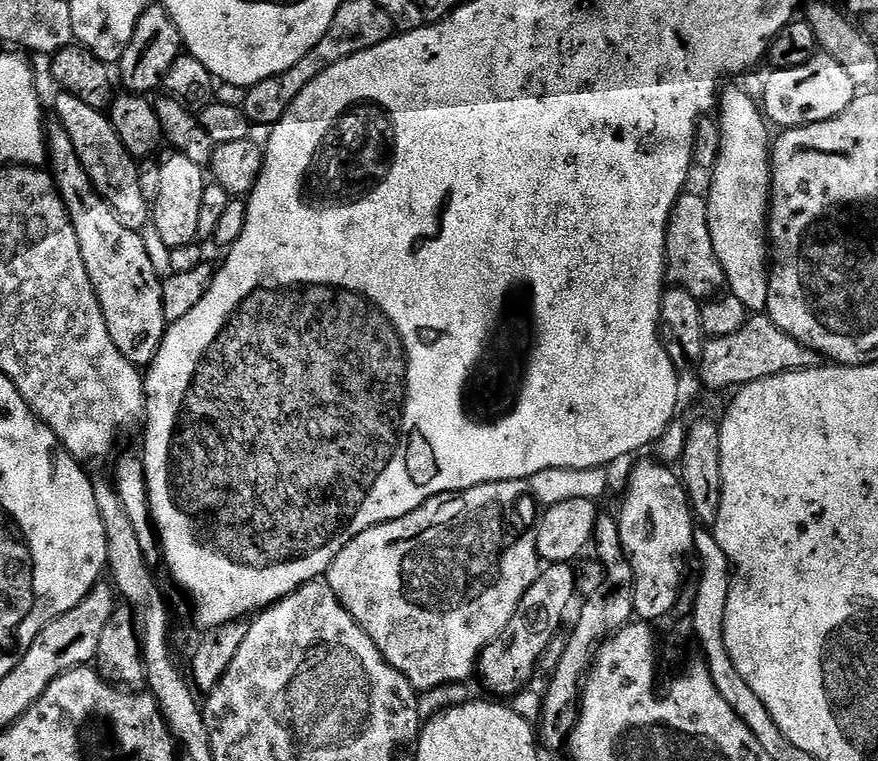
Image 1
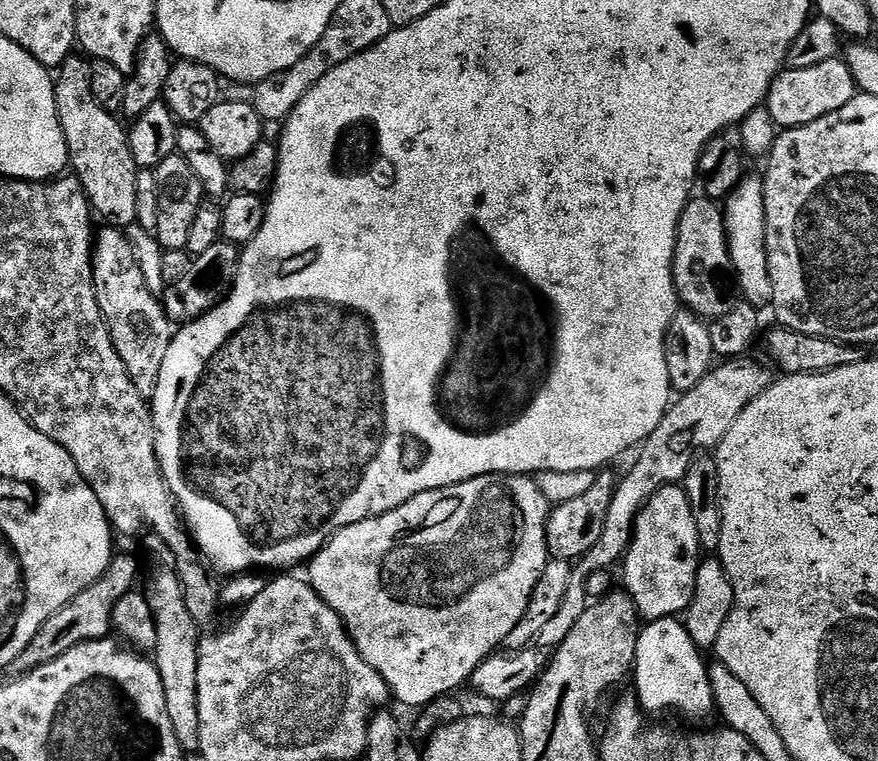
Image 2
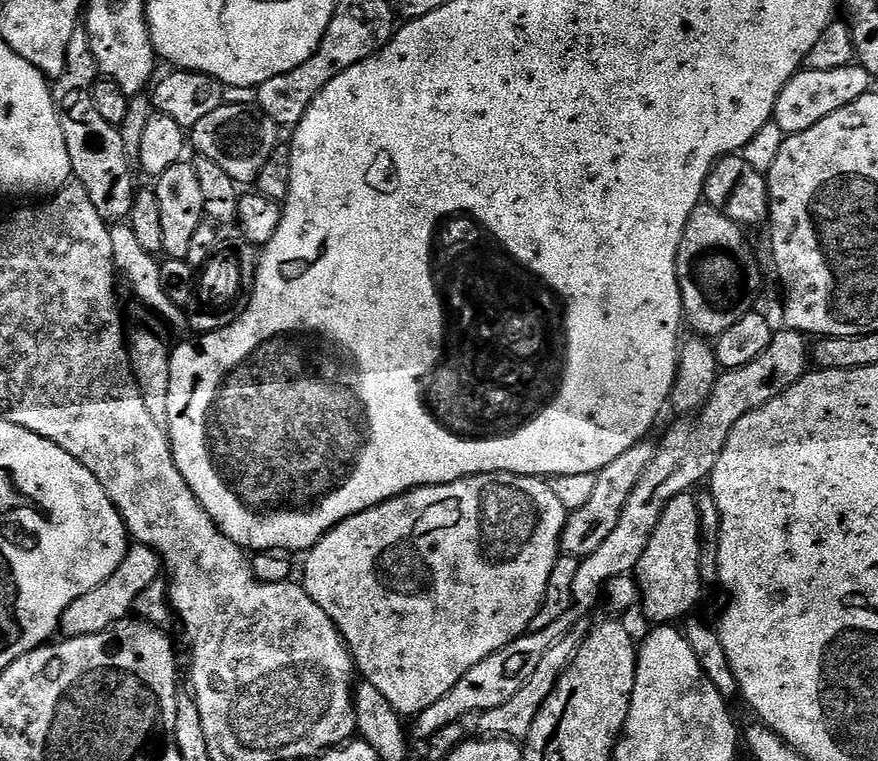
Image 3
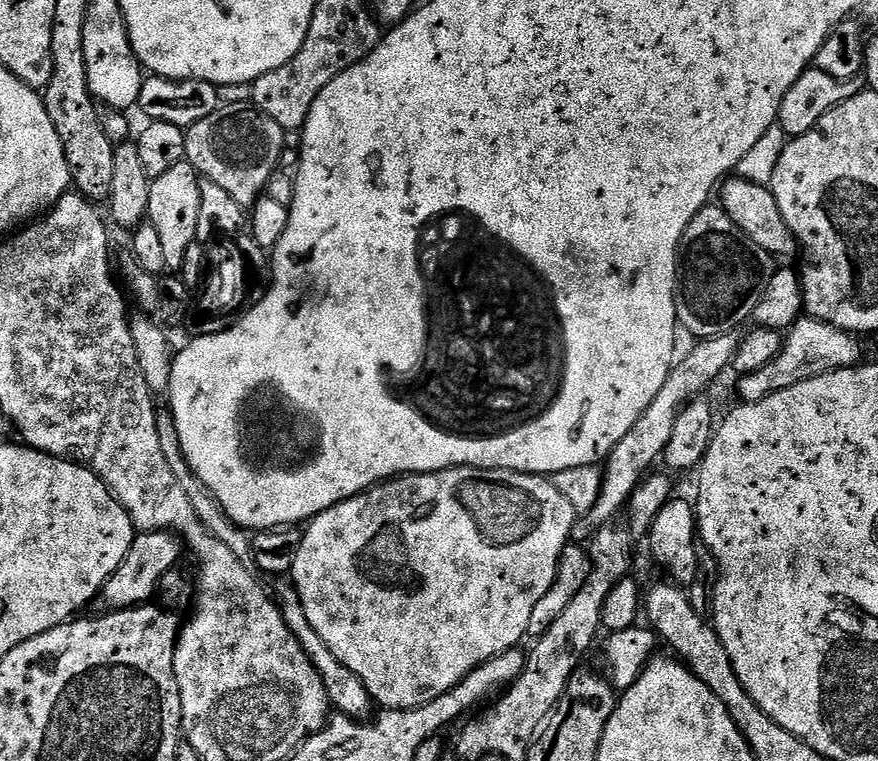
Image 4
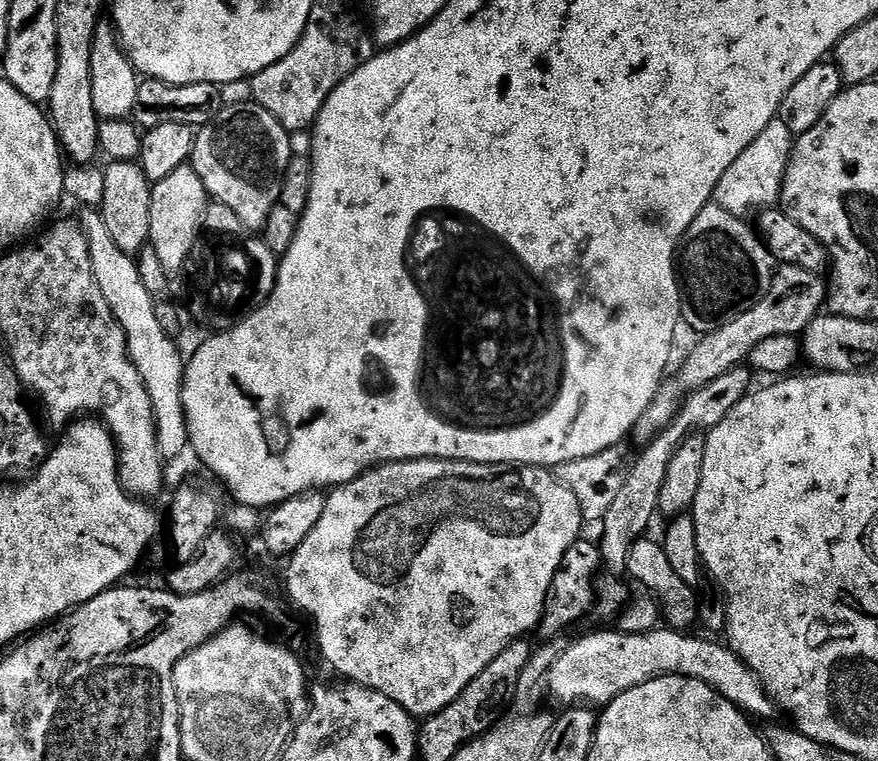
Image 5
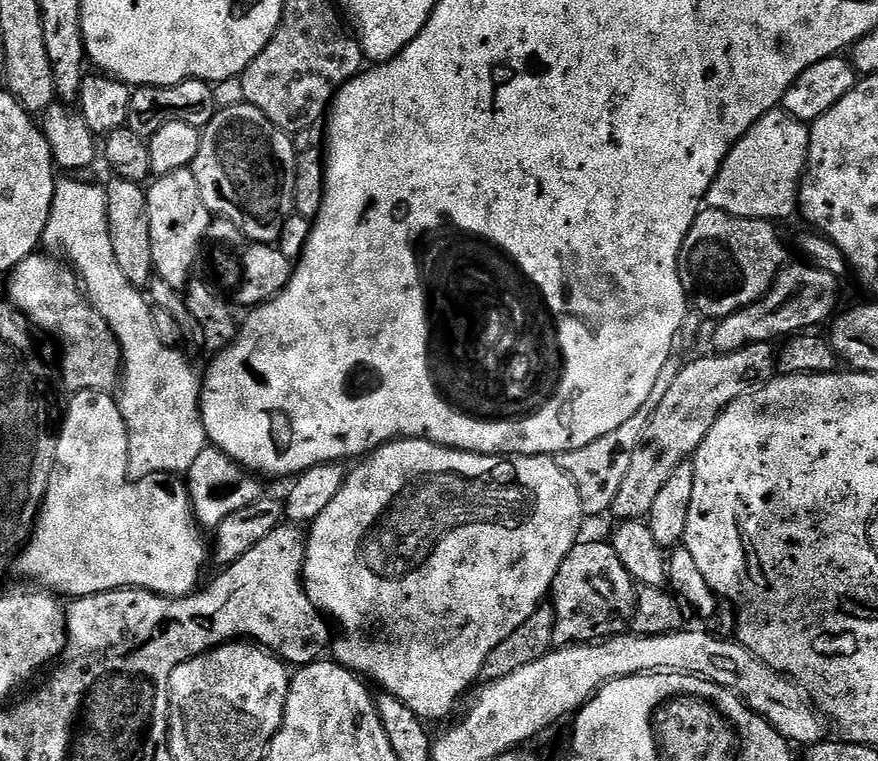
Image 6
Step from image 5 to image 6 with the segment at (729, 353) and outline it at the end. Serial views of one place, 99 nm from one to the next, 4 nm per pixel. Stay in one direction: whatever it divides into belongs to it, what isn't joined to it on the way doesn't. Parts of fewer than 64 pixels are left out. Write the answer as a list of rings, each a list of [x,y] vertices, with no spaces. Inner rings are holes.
[[[789,263],[776,277],[767,296],[719,321],[715,325],[716,333],[712,336],[712,344],[716,347],[713,349],[717,353],[733,352],[751,344],[783,341],[819,329],[816,327],[823,320],[831,321],[837,311],[836,299],[840,296],[841,281],[834,274],[826,274],[826,270],[804,264]]]

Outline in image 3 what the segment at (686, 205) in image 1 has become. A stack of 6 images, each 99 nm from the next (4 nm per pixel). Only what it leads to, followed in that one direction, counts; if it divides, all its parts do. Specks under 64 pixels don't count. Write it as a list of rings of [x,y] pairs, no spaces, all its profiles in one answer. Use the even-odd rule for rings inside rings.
[[[701,202],[690,214],[682,242],[676,255],[676,277],[680,283],[680,297],[684,303],[684,320],[692,323],[693,333],[704,338],[720,336],[734,322],[746,318],[746,314],[757,307],[756,299],[760,296],[760,287],[764,280],[760,277],[760,264],[752,257],[752,248],[744,237],[745,229],[741,225],[724,217],[722,213]]]

